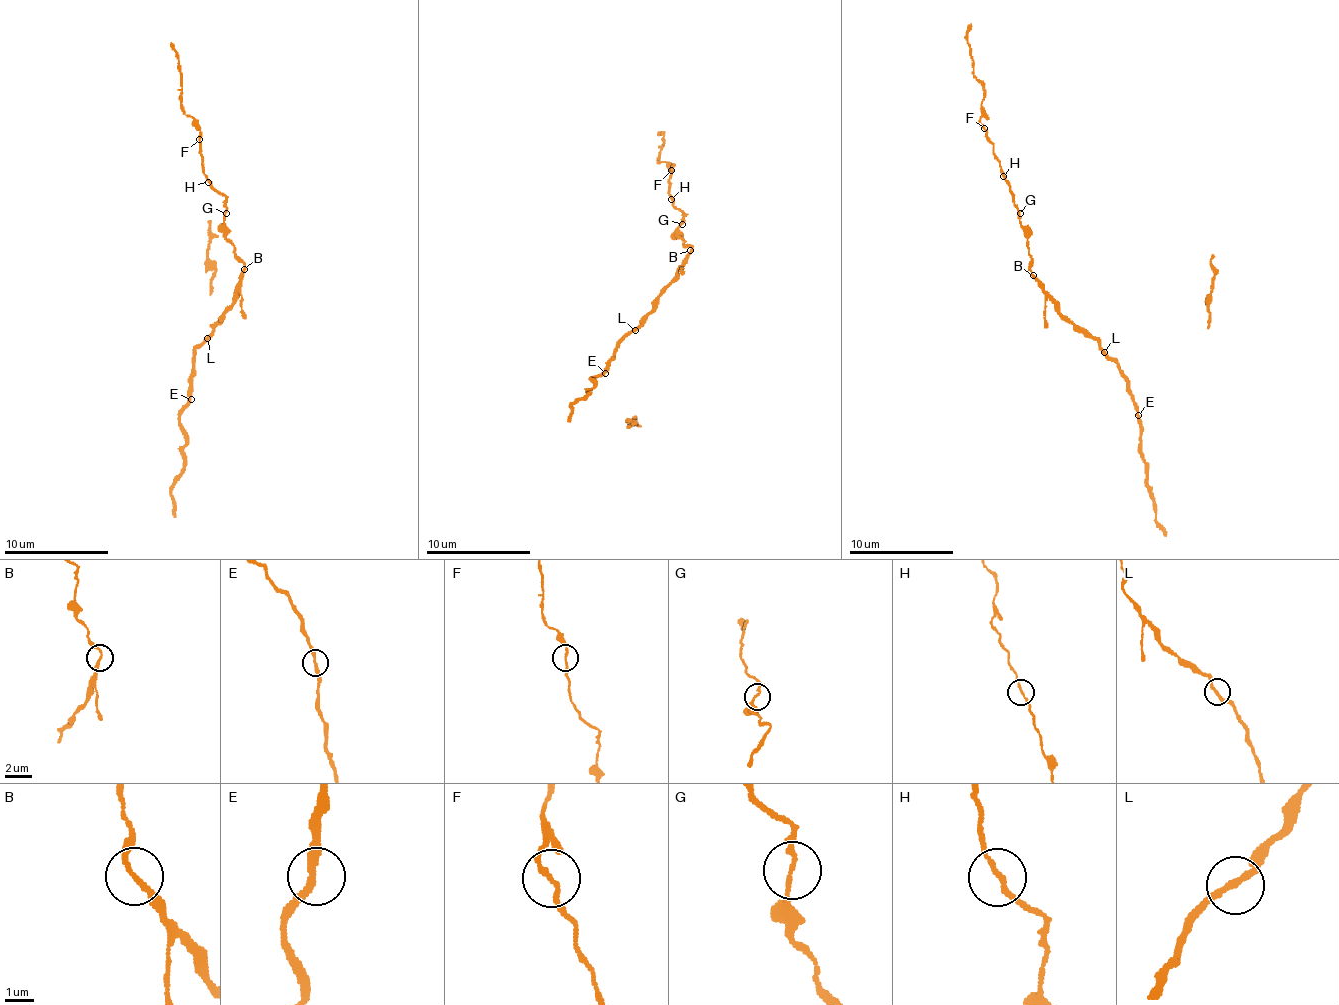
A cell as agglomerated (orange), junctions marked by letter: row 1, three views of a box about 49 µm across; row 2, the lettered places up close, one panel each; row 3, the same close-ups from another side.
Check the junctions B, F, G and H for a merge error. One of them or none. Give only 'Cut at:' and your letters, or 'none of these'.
Cut at: B

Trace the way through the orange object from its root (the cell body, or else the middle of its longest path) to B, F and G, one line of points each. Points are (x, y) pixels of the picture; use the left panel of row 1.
B: (240, 290), (239, 275), (243, 269)
F: (240, 290), (243, 262), (235, 254), (235, 244), (227, 237), (223, 225), (225, 196), (205, 175), (200, 140)
G: (240, 290), (243, 262), (235, 254), (235, 244), (227, 237), (223, 225), (226, 213)

